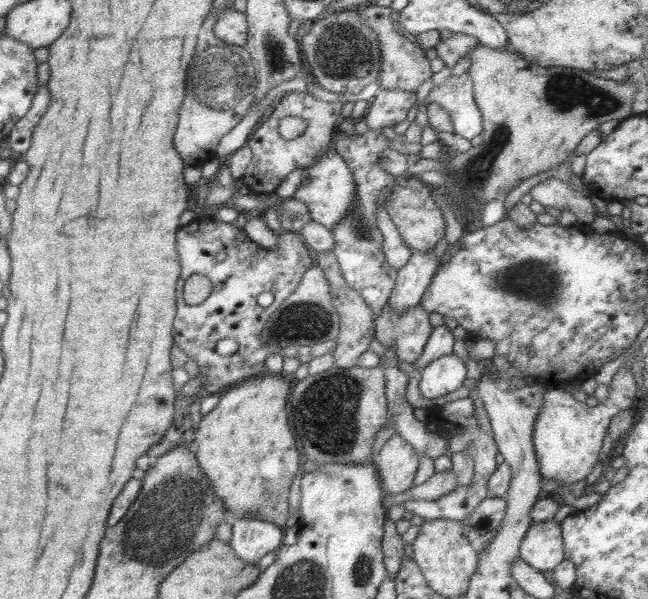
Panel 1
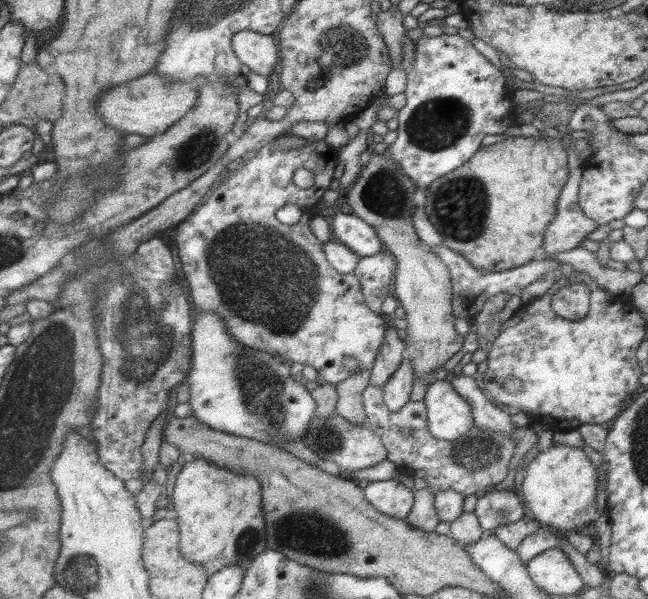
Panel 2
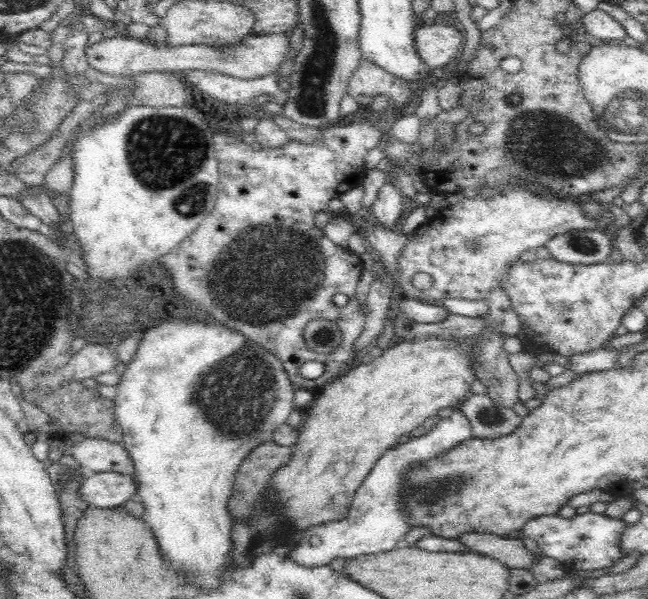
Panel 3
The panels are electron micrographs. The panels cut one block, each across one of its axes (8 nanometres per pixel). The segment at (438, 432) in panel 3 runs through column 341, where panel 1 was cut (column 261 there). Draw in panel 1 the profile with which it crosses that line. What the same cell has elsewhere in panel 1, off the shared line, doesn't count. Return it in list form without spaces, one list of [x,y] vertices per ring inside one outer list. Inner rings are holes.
[[[257,517],[233,518],[230,521],[233,532],[230,546],[236,556],[250,564],[258,563],[262,556],[283,546],[285,530],[277,524]]]

